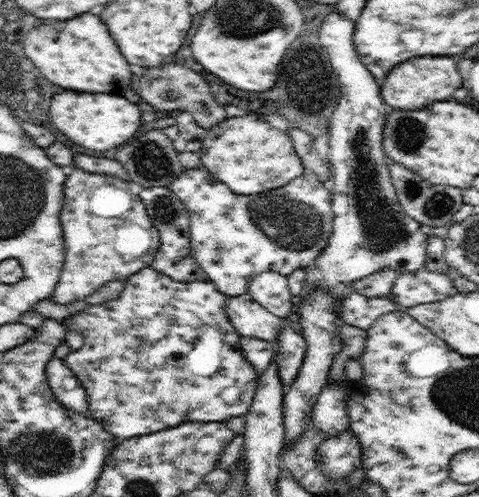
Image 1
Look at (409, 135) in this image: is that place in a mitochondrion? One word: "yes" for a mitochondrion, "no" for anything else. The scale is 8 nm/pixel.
yes

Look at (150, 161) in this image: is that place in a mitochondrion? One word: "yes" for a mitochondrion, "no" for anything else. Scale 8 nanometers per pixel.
yes

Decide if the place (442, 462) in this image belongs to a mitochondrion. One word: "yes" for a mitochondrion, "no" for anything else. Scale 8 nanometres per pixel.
no

